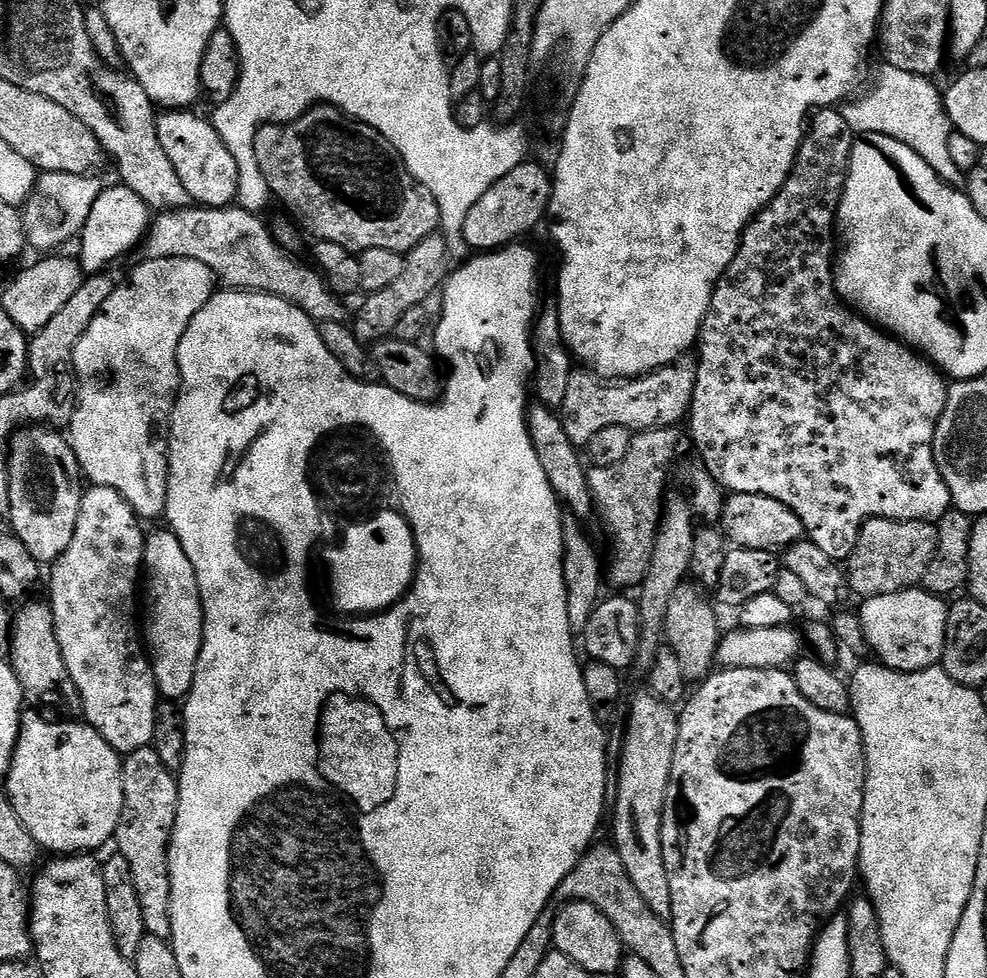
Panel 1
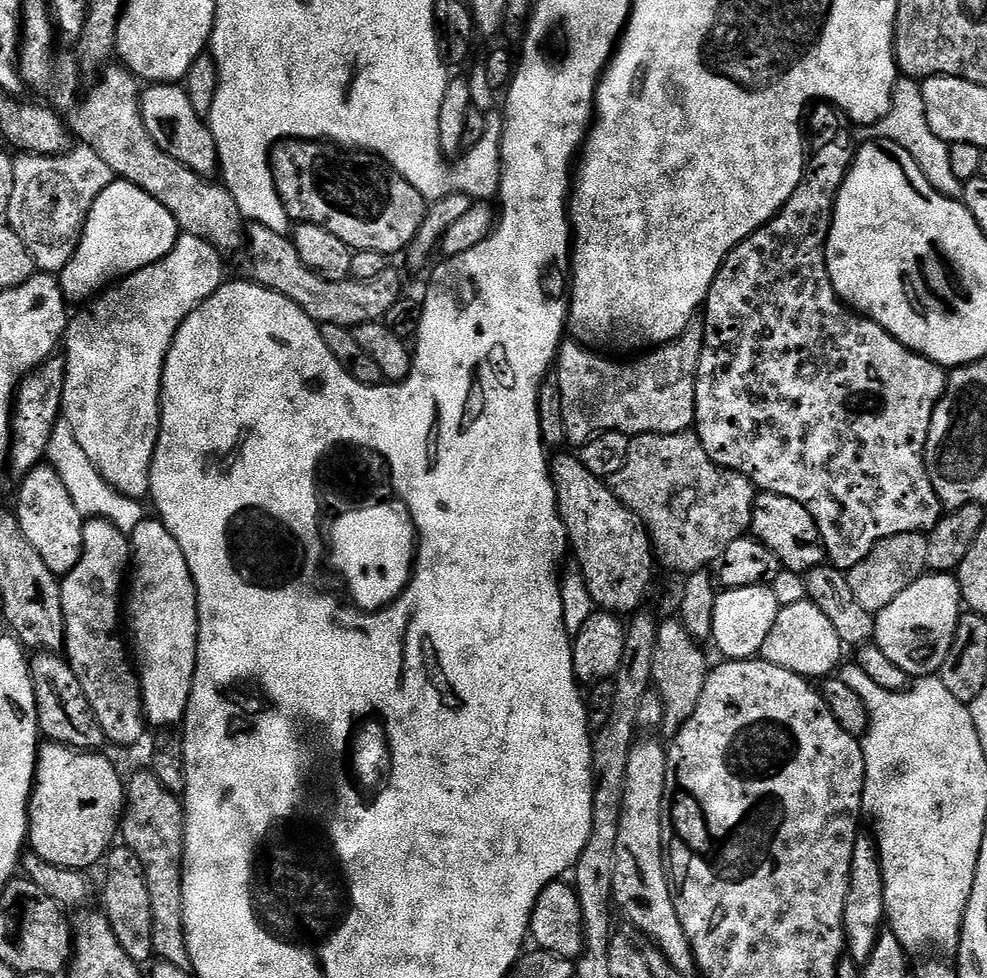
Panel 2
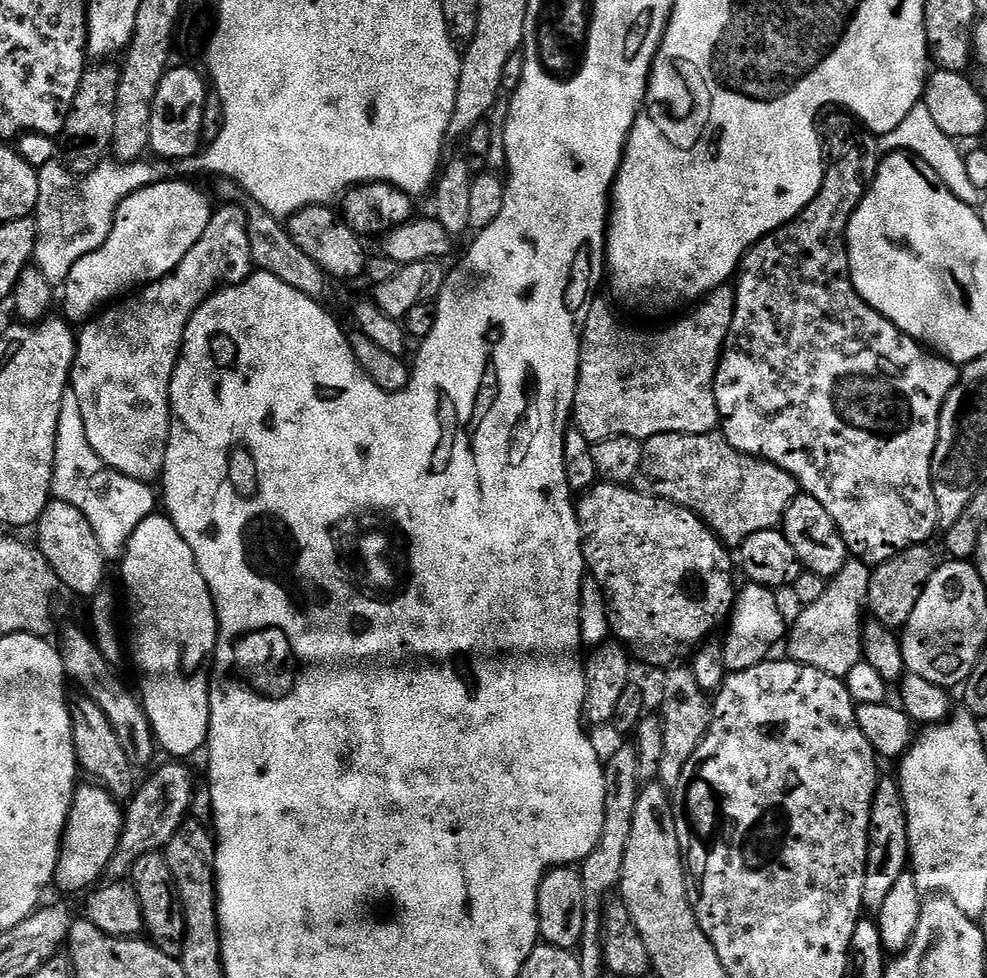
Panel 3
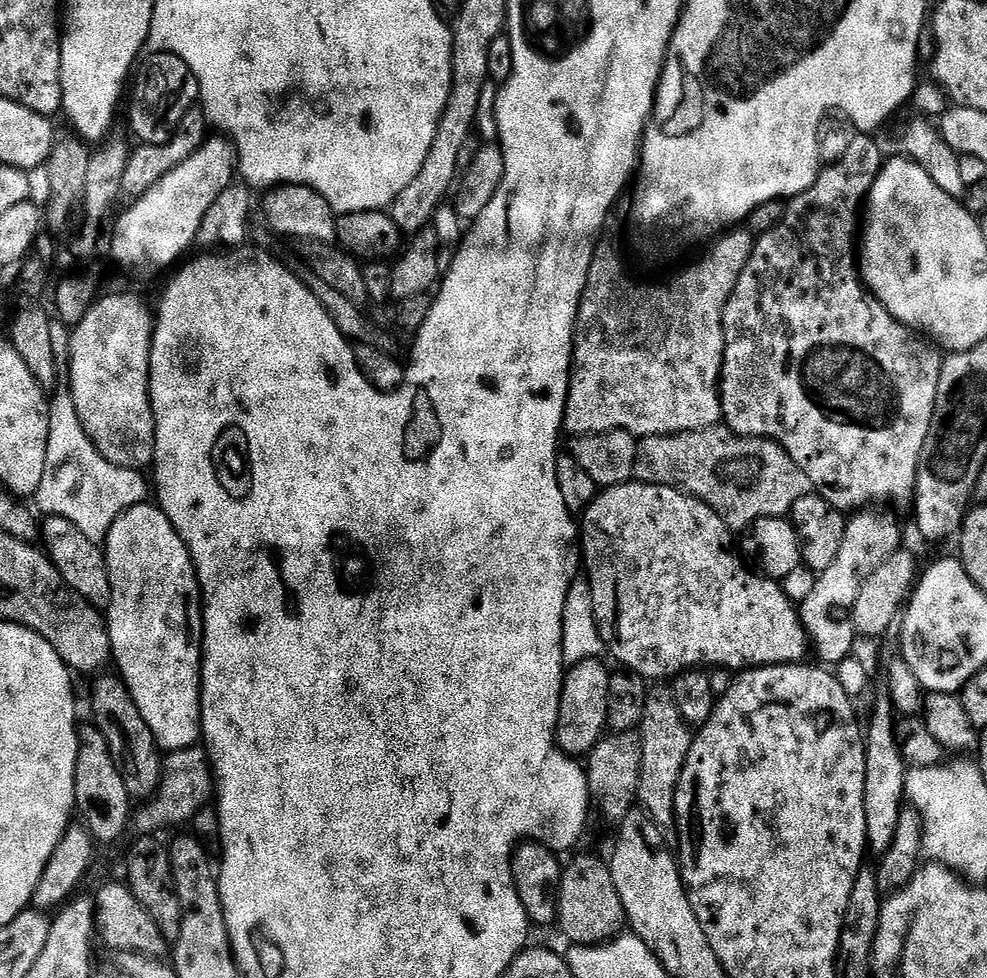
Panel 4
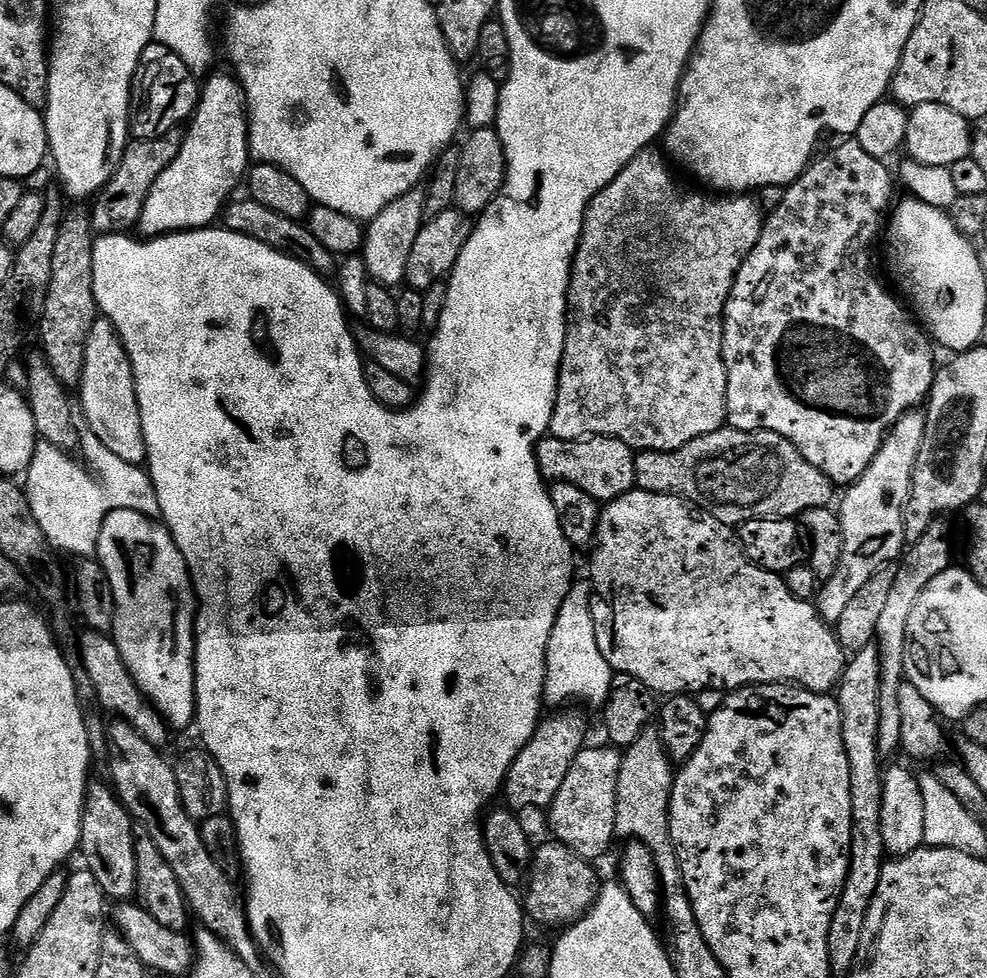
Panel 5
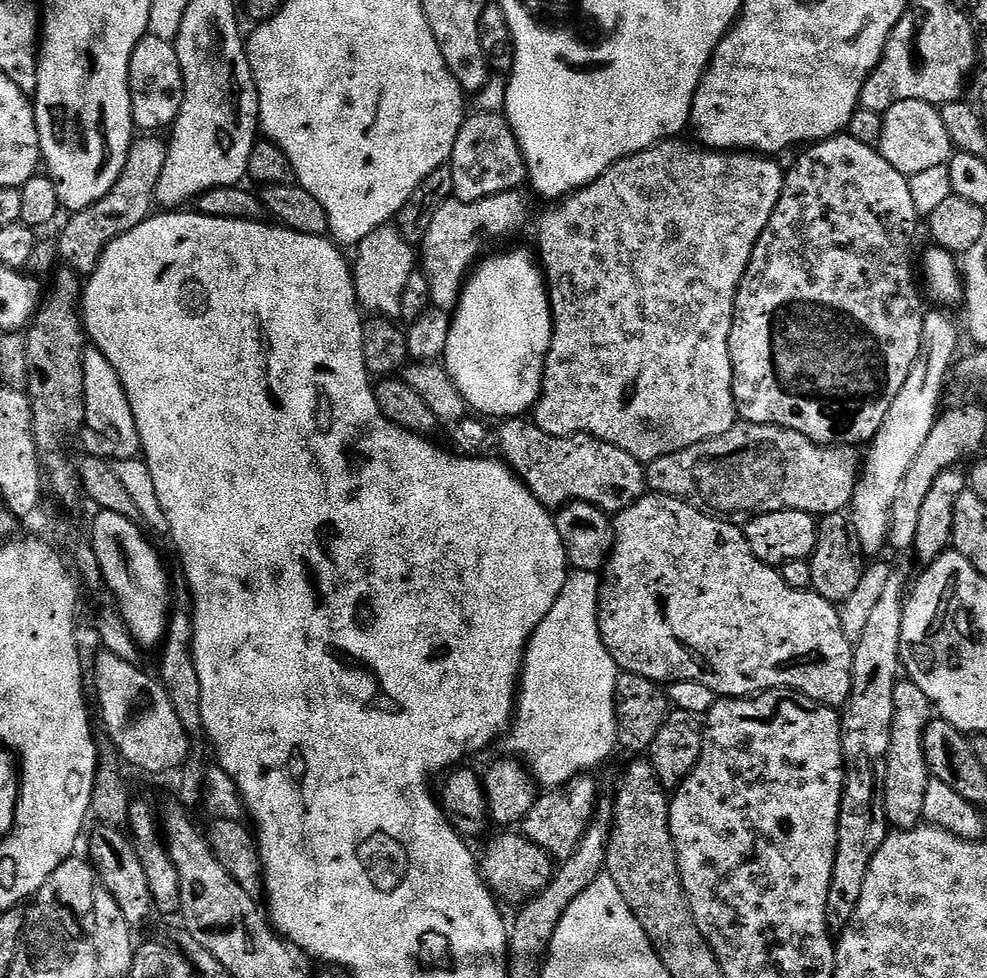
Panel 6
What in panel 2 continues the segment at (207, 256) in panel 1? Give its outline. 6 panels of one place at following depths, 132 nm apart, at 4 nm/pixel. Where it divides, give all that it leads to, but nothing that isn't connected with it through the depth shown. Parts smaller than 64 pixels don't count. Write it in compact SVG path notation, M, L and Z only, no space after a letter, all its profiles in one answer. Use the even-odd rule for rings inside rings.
M255 222L246 230L247 252L247 275L252 282L290 298L319 325L340 325L354 329L364 323L381 321L403 293L402 280L392 268L386 268L372 281L356 281L351 278L344 281L325 281L302 262L297 248L287 235Z

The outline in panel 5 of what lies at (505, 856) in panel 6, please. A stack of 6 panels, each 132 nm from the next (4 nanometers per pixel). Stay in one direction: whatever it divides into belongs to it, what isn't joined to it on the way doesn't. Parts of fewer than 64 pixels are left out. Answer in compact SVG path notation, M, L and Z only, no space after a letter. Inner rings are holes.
M559 842L544 844L535 849L526 880L528 893L522 896L522 907L529 917L540 924L567 926L582 919L600 894L602 880L596 877L591 863Z

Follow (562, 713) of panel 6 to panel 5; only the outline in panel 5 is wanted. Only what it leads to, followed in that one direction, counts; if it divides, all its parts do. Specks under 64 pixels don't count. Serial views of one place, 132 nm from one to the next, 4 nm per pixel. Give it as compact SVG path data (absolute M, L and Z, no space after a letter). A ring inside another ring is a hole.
M580 582L573 583L568 596L562 602L560 613L554 622L554 630L550 634L544 671L544 700L552 704L566 704L562 706L589 704L600 710L607 705L613 688L614 673L608 665L605 649L600 649L600 640L596 637L588 588Z

